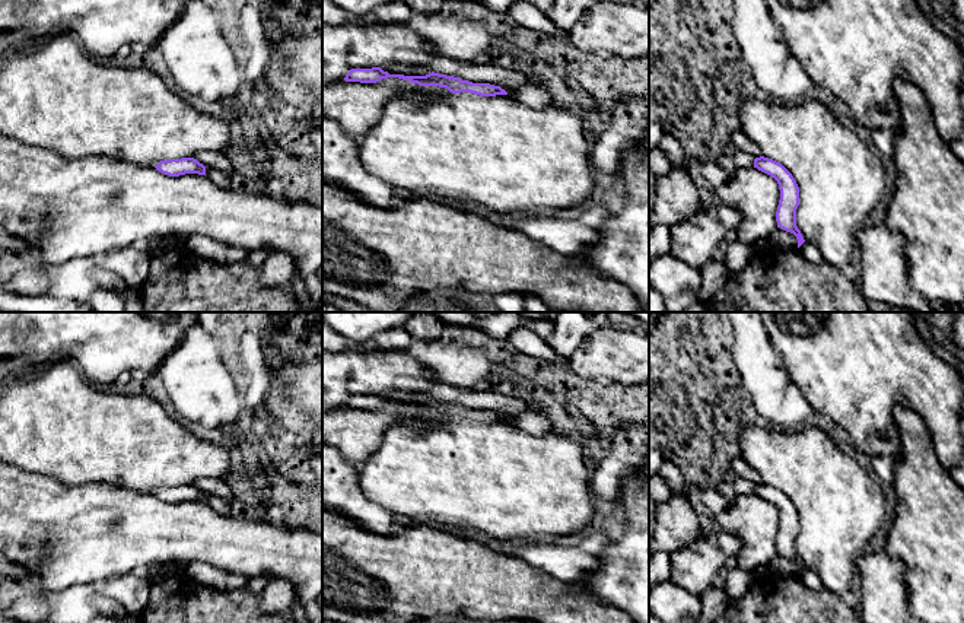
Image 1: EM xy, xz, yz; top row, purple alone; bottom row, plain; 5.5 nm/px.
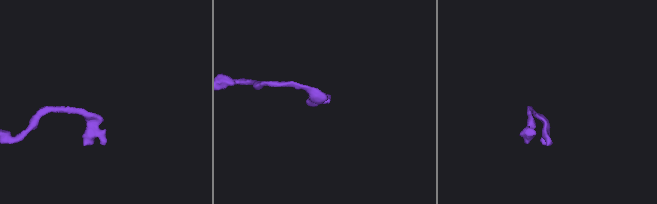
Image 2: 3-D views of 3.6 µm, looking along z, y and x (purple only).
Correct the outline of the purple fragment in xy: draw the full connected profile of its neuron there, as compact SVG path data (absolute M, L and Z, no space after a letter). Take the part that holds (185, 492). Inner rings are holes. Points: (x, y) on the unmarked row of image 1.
M194 484L160 487L155 495L169 503L179 503L185 500L206 502L206 493Z

